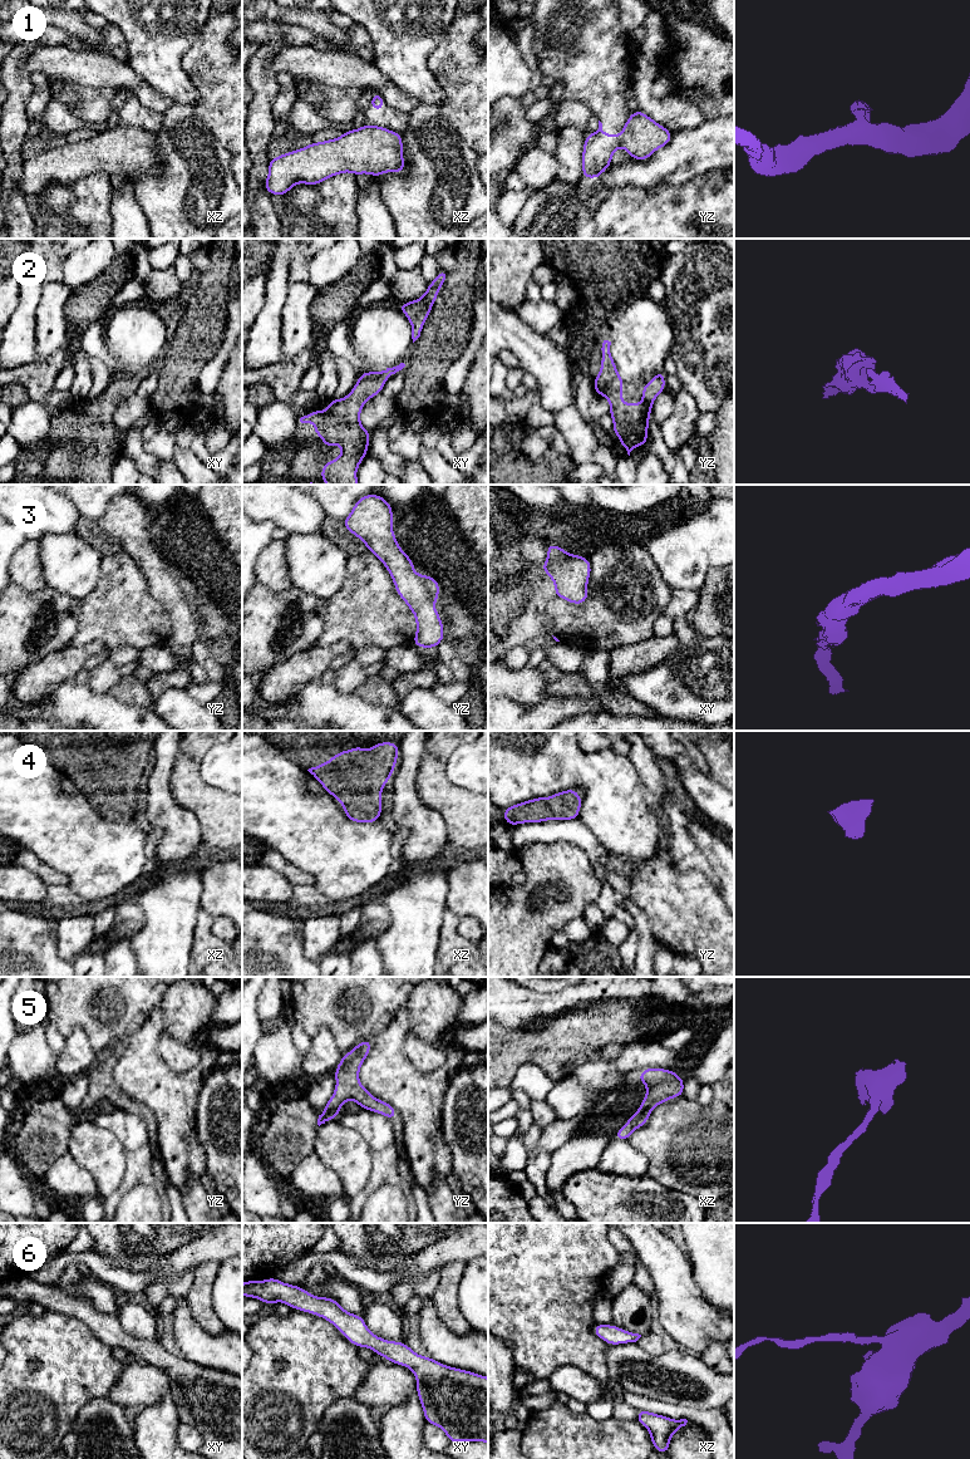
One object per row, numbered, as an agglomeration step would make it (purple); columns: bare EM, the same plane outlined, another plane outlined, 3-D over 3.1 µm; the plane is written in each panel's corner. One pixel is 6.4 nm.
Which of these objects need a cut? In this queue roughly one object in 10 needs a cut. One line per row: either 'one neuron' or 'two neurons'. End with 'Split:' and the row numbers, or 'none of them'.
1: two neurons
2: one neuron
3: one neuron
4: one neuron
5: one neuron
6: one neuron
Split: 1

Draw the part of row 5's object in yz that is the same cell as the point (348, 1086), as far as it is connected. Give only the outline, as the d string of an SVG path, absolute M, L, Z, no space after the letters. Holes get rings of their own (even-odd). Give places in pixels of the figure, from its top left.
M371 1038L364 1040L340 1060L334 1071L336 1080L334 1095L329 1099L322 1114L319 1115L319 1126L336 1119L340 1114L341 1105L349 1100L354 1100L361 1109L386 1116L390 1121L397 1117L394 1106L378 1100L360 1084L359 1071L370 1048Z

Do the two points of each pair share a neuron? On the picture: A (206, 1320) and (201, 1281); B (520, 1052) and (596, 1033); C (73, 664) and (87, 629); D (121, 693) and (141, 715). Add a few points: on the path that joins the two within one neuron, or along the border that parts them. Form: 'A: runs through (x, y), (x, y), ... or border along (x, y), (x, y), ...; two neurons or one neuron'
A: runs through (202, 1310), (201, 1291); one neuron
B: runs through (538, 1045), (557, 1045), (577, 1035); one neuron
C: border along (69, 644), (84, 646), (98, 640), (104, 647); two neurons
D: border along (109, 693), (119, 701), (153, 708); two neurons

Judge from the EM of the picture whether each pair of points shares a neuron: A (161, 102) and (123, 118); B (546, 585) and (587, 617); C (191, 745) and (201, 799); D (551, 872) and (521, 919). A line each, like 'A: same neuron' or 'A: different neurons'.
A: different neurons
B: different neurons
C: same neuron
D: same neuron

